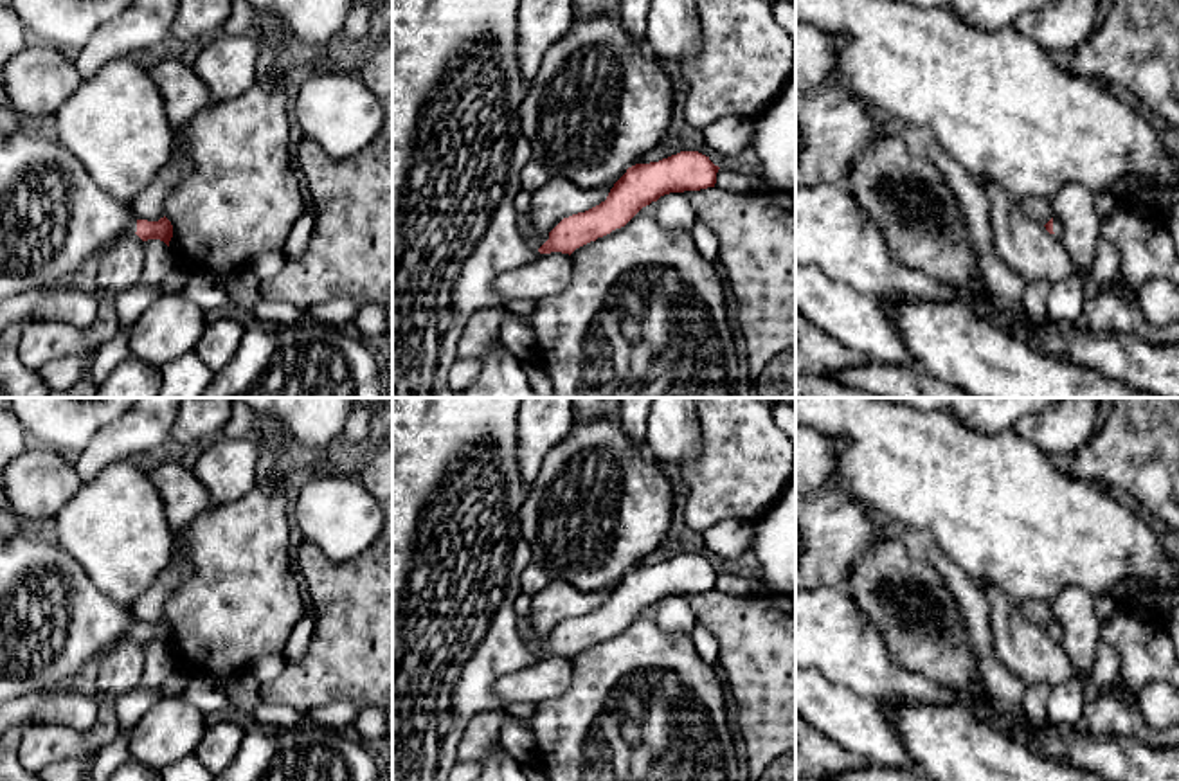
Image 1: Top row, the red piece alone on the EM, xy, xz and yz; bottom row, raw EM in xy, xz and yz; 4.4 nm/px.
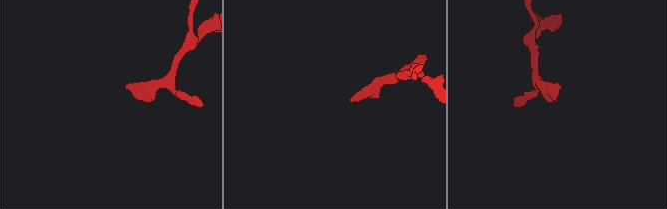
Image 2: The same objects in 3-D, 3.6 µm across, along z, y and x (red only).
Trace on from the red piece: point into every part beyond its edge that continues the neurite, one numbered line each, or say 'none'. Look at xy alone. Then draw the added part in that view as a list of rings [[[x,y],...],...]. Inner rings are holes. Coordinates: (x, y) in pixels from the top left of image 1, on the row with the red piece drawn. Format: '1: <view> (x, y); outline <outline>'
1: xy (53, 216); outline [[[49,128],[0,130],[0,302],[74,277],[94,254],[135,232],[128,205],[103,191]]]

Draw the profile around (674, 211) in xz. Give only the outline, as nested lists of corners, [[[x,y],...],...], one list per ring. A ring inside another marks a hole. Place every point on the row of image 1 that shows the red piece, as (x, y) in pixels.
[[[670,193],[657,200],[655,203],[657,223],[670,230],[689,232],[697,221],[689,200],[682,193]]]

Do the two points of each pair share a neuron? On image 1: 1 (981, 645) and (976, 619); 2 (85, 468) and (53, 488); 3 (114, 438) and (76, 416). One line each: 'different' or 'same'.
1: same
2: different
3: different

